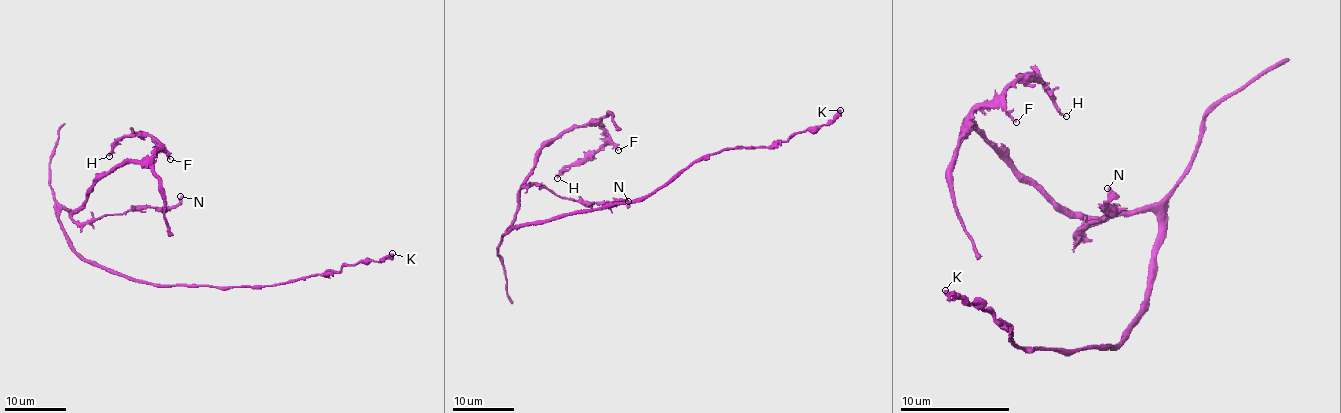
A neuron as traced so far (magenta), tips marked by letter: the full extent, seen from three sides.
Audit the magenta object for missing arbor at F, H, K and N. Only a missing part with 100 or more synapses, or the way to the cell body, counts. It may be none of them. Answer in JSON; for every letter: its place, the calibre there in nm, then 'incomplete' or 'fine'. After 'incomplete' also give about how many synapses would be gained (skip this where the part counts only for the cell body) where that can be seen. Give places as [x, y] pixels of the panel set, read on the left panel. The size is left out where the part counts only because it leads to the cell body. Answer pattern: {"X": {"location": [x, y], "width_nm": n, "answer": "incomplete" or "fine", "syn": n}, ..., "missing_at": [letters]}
{"F": {"location": [170, 159], "width_nm": 150, "answer": "fine"}, "H": {"location": [109, 156], "width_nm": 170, "answer": "fine"}, "K": {"location": [392, 253], "width_nm": 360, "answer": "fine"}, "N": {"location": [180, 196], "width_nm": 380, "answer": "fine"}, "missing_at": []}

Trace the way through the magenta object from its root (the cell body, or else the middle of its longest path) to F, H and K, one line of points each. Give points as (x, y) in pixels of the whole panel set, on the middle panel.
F: (545, 221), (506, 230), (520, 184), (550, 141), (577, 125), (597, 124), (618, 150)
H: (545, 221), (506, 230), (534, 156), (567, 130), (597, 124), (605, 141), (557, 178)
K: (545, 221), (641, 201), (696, 161), (730, 149), (775, 147), (792, 135), (826, 125), (840, 110)

